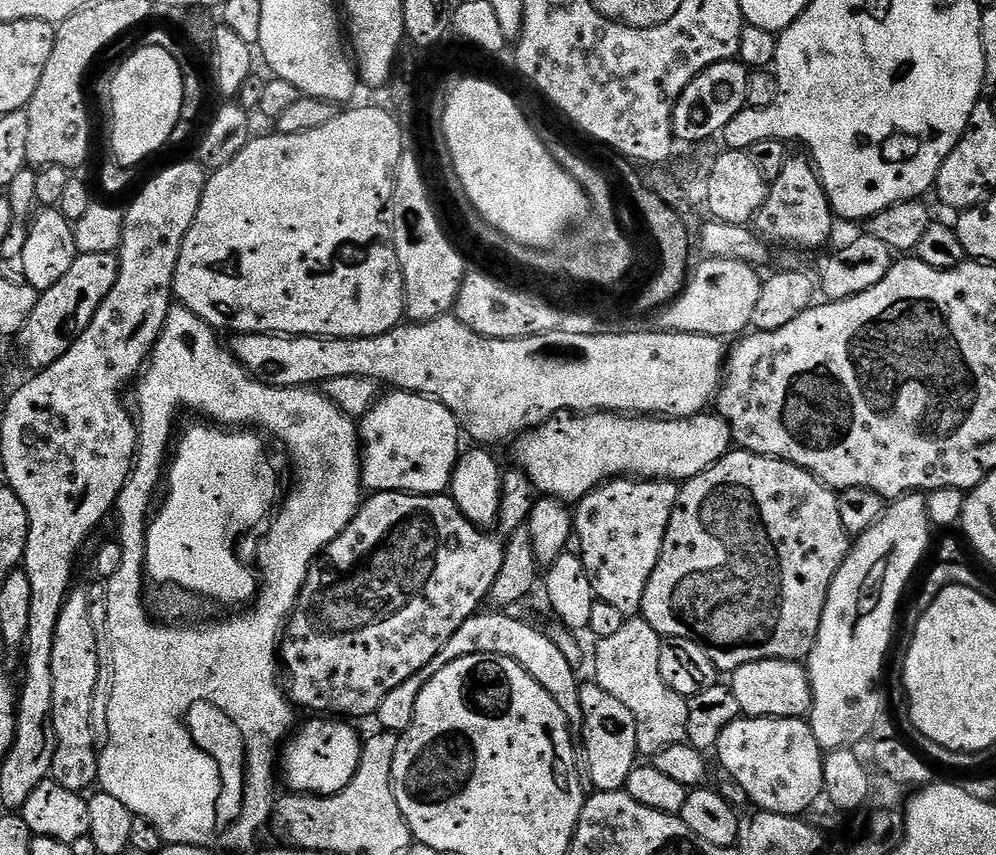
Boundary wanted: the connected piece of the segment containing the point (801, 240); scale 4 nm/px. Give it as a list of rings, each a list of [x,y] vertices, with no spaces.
[[[789,155],[786,166],[782,166],[782,174],[778,174],[768,189],[768,197],[758,210],[754,228],[765,241],[773,245],[797,244],[800,248],[820,248],[832,236],[834,213],[820,181],[820,173],[811,159],[801,156]]]

